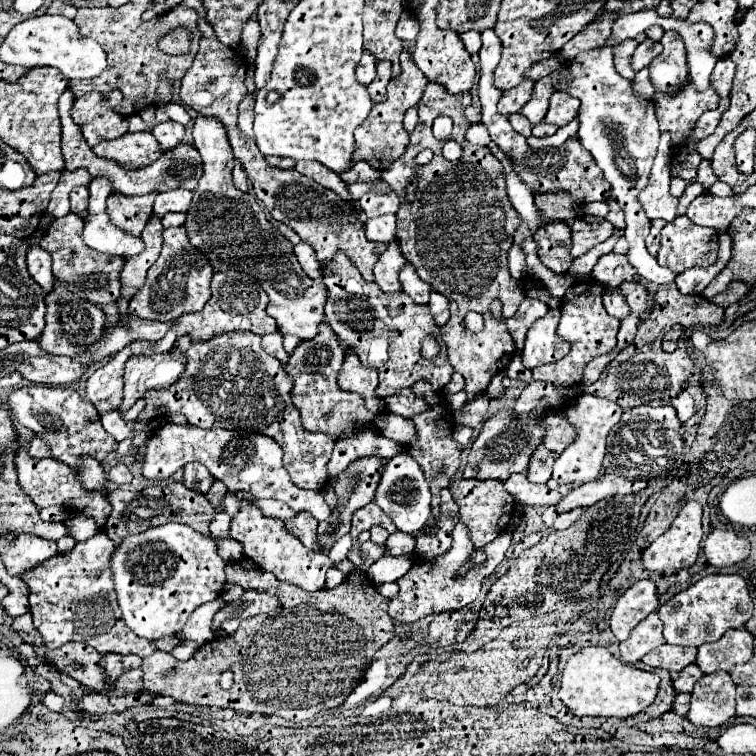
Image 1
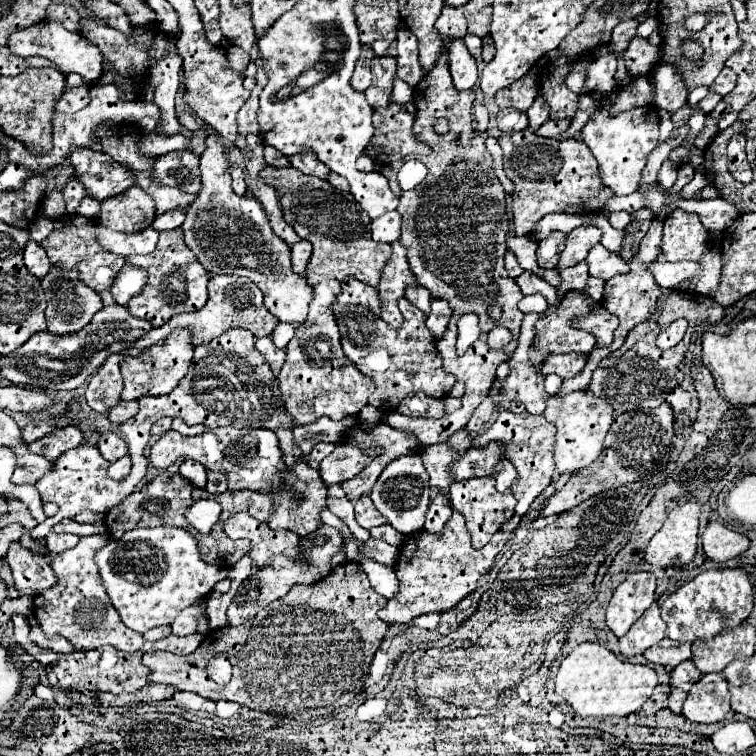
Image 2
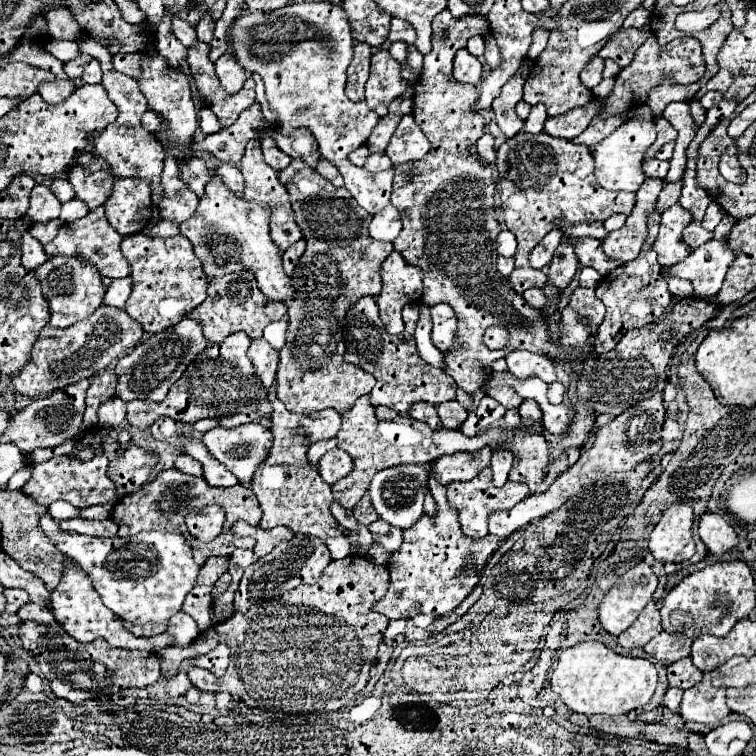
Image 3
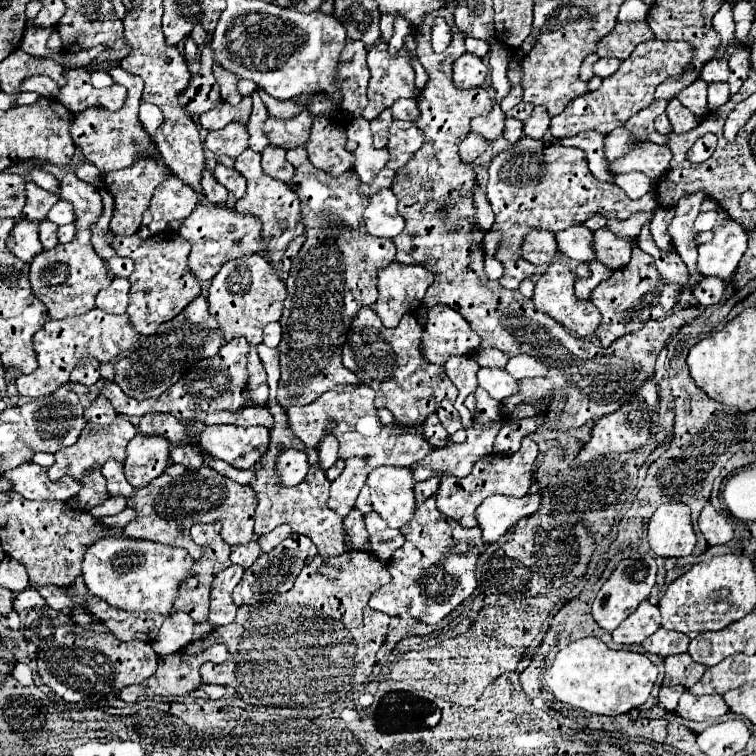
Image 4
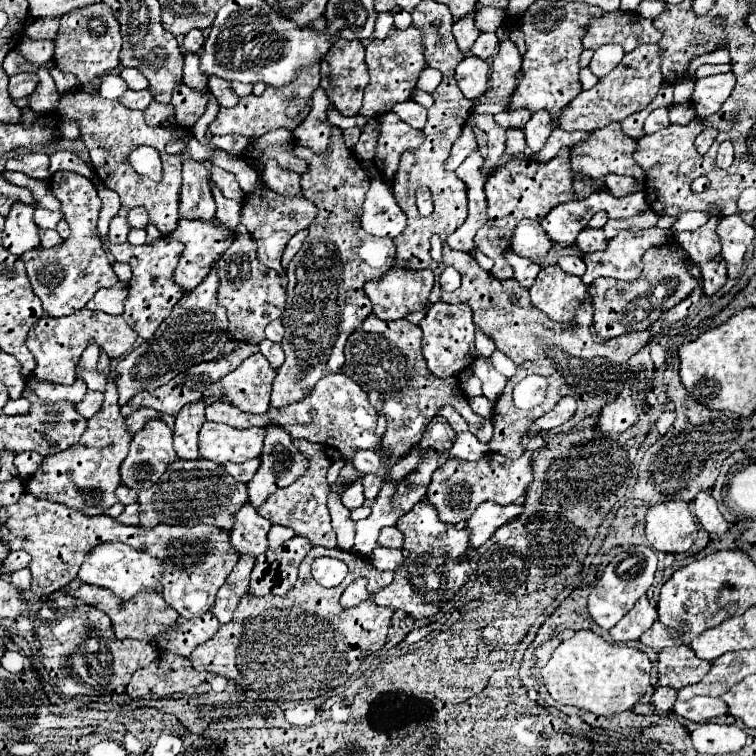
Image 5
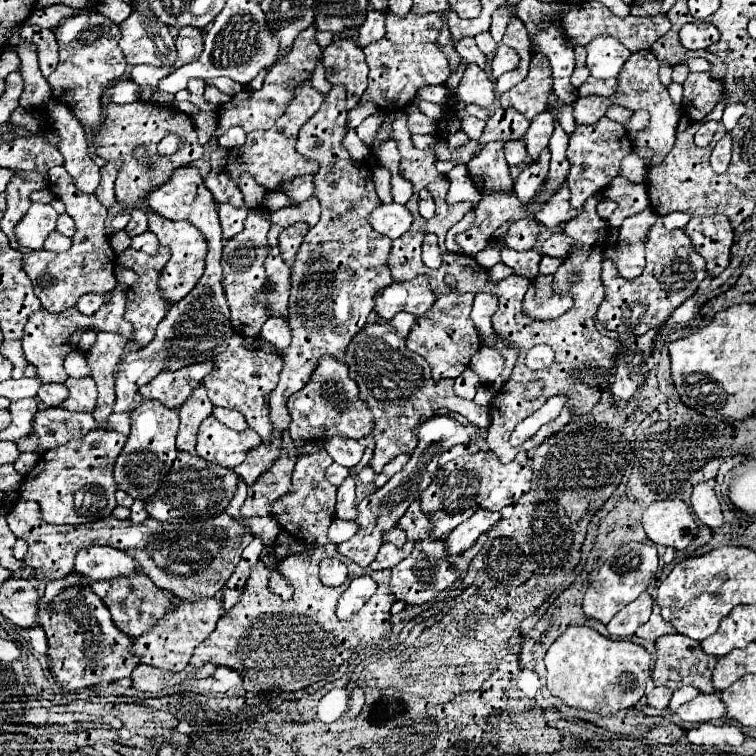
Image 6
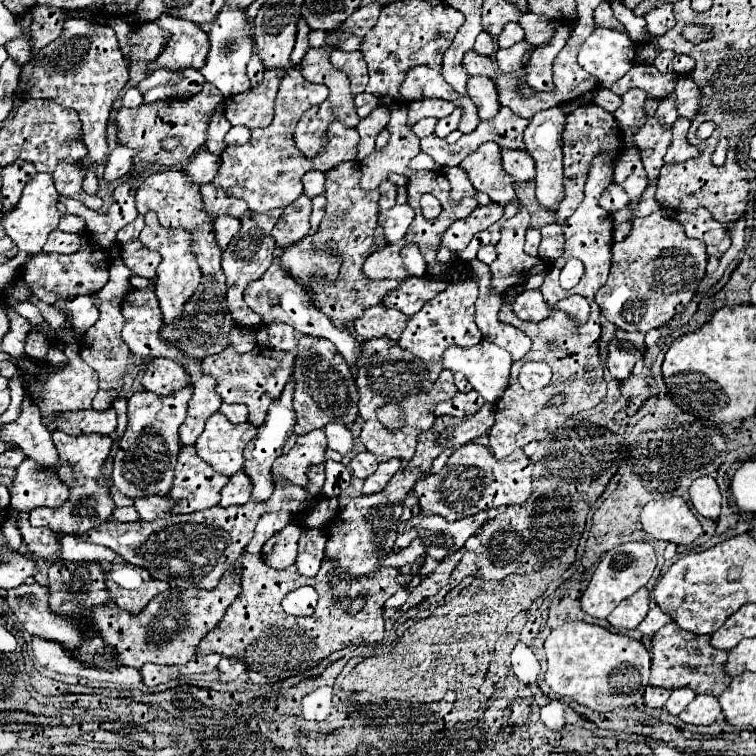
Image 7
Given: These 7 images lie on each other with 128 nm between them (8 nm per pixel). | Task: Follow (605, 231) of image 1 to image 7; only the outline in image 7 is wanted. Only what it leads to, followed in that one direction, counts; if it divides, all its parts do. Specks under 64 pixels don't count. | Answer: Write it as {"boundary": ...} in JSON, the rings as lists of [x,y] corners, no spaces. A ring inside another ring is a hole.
{"boundary":[[[526,290],[518,294],[510,306],[512,306],[512,312],[522,320],[538,322],[550,314],[550,308],[548,304],[544,304],[540,290]],[[574,294],[574,296],[564,298],[564,300],[559,301],[558,307],[562,311],[568,312],[576,324],[585,323],[588,320],[588,316],[590,316],[590,304],[580,294]]]}

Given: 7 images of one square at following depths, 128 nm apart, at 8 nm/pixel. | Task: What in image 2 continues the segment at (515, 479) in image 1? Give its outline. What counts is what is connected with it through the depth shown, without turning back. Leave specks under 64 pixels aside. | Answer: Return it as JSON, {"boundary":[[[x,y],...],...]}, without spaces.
{"boundary":[[[504,458],[504,460],[496,466],[494,478],[496,478],[496,490],[500,490],[500,492],[508,490],[510,484],[512,484],[512,480],[516,478],[516,468],[514,468],[514,464],[512,464],[508,458]]]}

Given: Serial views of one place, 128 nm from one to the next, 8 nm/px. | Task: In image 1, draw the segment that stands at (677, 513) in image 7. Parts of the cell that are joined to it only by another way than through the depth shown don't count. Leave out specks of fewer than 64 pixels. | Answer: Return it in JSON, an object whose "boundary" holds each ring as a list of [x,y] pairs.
{"boundary":[[[688,502],[684,504],[684,508],[678,512],[678,516],[674,518],[672,526],[662,534],[658,536],[646,550],[644,550],[644,556],[642,556],[642,564],[646,570],[654,570],[654,572],[660,572],[660,574],[676,574],[678,570],[682,568],[688,568],[696,562],[698,558],[698,550],[700,550],[700,540],[702,540],[702,524],[700,524],[700,518],[702,518],[702,506],[698,502]]]}

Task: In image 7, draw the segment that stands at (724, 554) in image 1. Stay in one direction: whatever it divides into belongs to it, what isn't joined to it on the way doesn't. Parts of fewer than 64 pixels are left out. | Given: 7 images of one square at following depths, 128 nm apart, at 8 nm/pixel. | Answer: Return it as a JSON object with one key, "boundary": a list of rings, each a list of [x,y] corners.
{"boundary":[[[700,476],[692,482],[690,500],[692,500],[692,506],[698,510],[698,514],[712,518],[712,520],[718,518],[722,496],[720,496],[718,484],[712,476]]]}

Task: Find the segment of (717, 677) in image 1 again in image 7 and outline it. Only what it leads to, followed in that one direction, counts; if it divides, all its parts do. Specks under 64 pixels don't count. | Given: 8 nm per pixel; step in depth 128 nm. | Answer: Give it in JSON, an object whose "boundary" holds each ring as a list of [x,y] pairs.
{"boundary":[[[698,694],[680,714],[678,718],[686,724],[694,724],[694,726],[700,726],[700,724],[714,724],[716,718],[720,716],[720,704],[718,704],[718,698],[716,696],[702,696]]]}

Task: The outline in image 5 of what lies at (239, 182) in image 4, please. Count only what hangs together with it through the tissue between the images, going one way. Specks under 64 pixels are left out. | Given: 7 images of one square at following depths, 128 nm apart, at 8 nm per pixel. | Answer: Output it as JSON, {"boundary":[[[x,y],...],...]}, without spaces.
{"boundary":[[[212,166],[210,180],[212,180],[214,186],[218,186],[222,190],[222,194],[226,198],[230,198],[230,200],[242,200],[244,198],[244,192],[240,190],[240,186],[238,186],[232,172],[226,172],[226,170],[218,168],[218,166]]]}

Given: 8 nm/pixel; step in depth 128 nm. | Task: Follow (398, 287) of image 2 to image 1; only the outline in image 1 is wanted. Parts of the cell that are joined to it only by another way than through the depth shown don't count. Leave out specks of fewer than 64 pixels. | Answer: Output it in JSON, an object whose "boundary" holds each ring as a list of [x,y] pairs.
{"boundary":[[[394,240],[388,244],[386,252],[378,258],[374,266],[374,282],[384,290],[384,292],[400,292],[402,284],[398,280],[400,270],[404,268],[406,260],[400,252],[400,244]]]}

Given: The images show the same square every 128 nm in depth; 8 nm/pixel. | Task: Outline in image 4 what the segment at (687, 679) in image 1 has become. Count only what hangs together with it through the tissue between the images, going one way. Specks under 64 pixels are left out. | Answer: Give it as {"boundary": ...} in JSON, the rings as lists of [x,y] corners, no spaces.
{"boundary":[[[688,652],[686,654],[672,654],[672,656],[664,658],[664,666],[666,666],[666,672],[664,672],[666,686],[690,688],[706,672],[706,666],[694,662]]]}

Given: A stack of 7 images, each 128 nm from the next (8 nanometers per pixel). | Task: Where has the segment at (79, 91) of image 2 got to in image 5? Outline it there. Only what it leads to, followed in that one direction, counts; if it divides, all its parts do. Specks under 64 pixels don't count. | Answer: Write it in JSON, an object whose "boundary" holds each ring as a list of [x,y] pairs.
{"boundary":[[[14,74],[10,76],[10,84],[8,84],[8,94],[12,100],[30,96],[34,92],[34,88],[38,86],[38,76],[36,74]]]}

